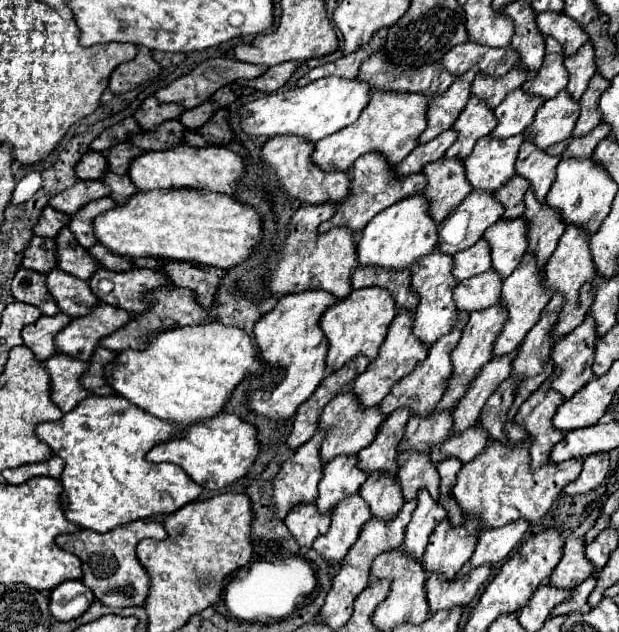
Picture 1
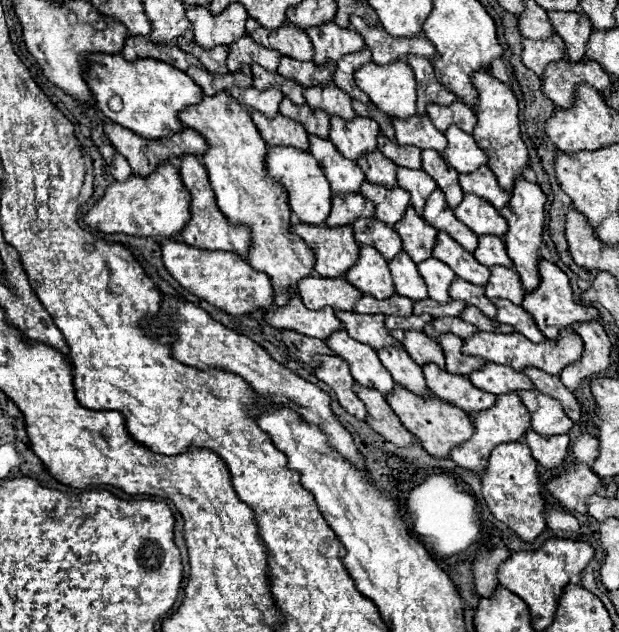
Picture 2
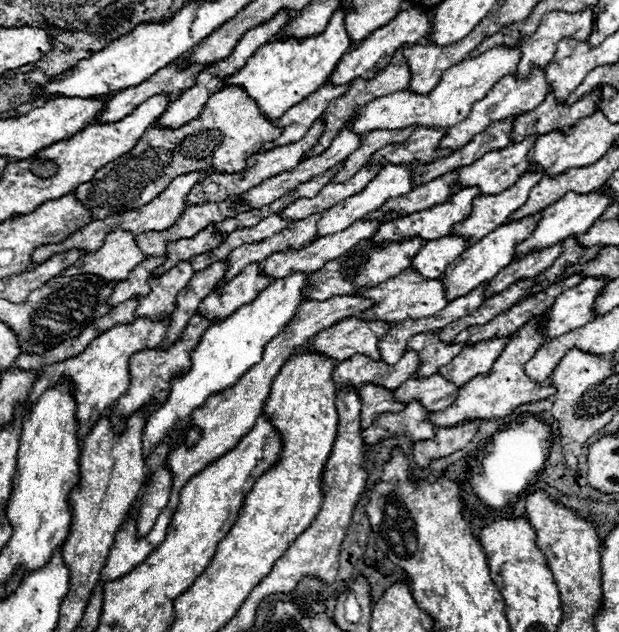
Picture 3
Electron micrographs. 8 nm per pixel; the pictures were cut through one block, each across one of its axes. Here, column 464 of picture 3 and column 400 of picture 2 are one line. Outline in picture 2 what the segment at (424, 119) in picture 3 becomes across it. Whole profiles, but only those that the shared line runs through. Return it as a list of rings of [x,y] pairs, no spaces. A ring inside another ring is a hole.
[[[368,62],[356,70],[354,78],[360,90],[388,116],[410,118],[416,114],[416,82],[406,62],[392,62],[392,66],[372,66]]]

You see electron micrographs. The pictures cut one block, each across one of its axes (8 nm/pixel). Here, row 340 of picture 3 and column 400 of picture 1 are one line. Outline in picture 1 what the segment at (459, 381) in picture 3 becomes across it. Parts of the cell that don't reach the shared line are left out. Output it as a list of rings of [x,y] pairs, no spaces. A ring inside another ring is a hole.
[[[370,474],[368,480],[360,486],[358,494],[370,504],[372,516],[376,516],[376,518],[394,518],[404,504],[404,496],[400,494],[400,486],[396,486],[396,474]]]

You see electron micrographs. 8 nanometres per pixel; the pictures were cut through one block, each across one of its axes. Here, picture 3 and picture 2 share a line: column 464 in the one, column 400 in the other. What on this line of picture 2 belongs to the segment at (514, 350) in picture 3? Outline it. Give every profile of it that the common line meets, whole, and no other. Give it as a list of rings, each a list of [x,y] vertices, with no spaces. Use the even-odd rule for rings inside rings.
[[[394,384],[392,394],[386,394],[386,402],[392,406],[404,428],[412,432],[432,456],[446,458],[454,446],[466,442],[472,436],[474,428],[470,416],[464,414],[462,410],[456,410],[456,406],[448,406],[448,402],[436,398],[432,392],[428,396],[418,396],[418,394],[410,394],[408,388]]]

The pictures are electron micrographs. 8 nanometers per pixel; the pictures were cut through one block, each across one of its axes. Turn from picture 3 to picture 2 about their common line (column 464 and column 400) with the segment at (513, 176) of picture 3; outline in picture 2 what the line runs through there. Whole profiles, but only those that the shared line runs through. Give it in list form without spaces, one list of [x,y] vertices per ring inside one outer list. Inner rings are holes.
[[[404,166],[396,168],[396,180],[398,186],[406,192],[410,192],[410,204],[414,206],[416,214],[422,214],[426,198],[432,194],[432,190],[436,190],[436,182],[432,182],[432,178],[428,178],[428,174],[424,174],[422,170],[410,170]]]

